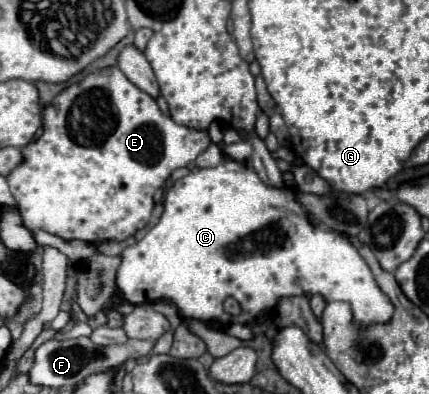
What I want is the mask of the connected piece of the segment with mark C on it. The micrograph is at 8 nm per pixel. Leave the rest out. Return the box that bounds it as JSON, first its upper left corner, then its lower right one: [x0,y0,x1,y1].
[117,158,393,326]

